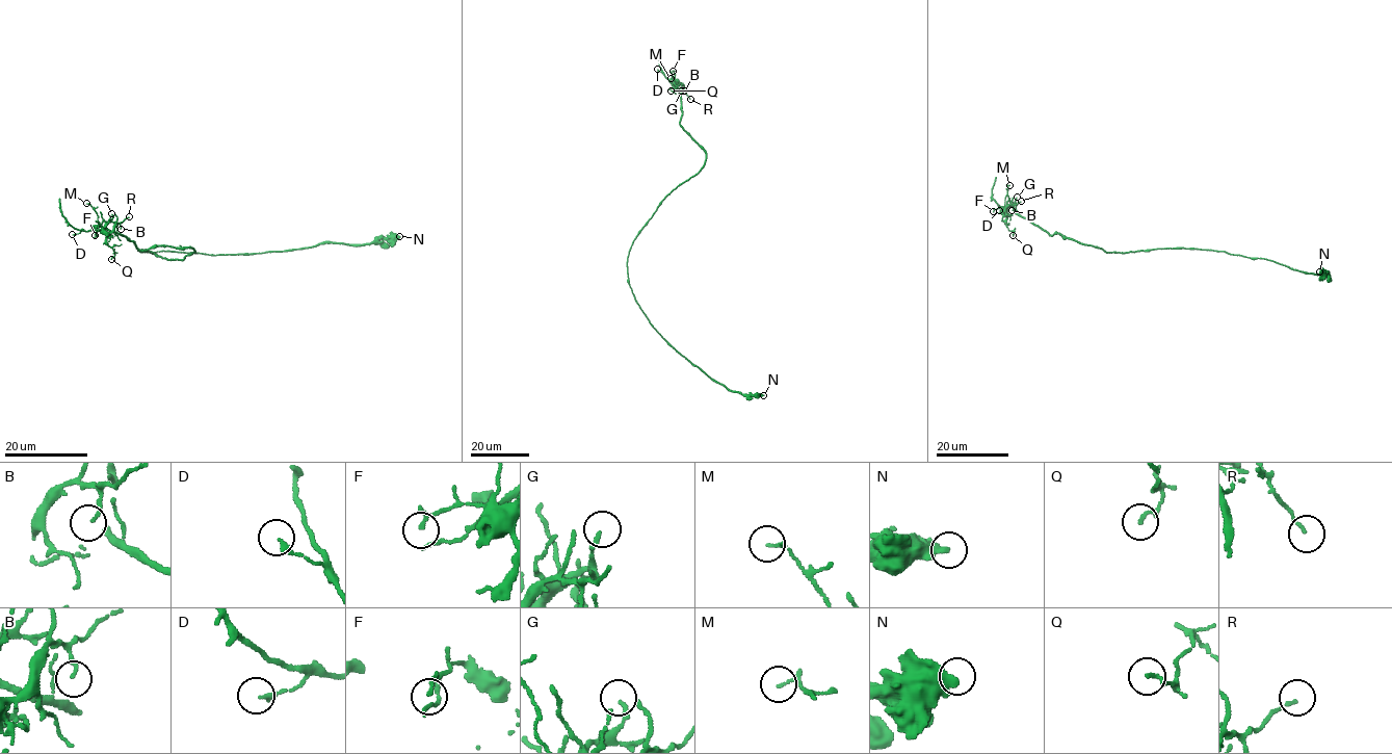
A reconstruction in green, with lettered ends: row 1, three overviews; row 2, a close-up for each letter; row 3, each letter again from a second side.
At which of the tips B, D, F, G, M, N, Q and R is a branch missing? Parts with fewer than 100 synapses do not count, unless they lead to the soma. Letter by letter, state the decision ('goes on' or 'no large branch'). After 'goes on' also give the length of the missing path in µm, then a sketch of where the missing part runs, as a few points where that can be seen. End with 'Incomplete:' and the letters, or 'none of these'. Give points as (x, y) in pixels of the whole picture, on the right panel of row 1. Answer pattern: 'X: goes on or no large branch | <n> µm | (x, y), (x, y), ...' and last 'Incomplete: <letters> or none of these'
B: no large branch
D: no large branch
F: no large branch
G: no large branch
M: no large branch
N: no large branch
Q: no large branch
R: no large branch
Incomplete: none of these

